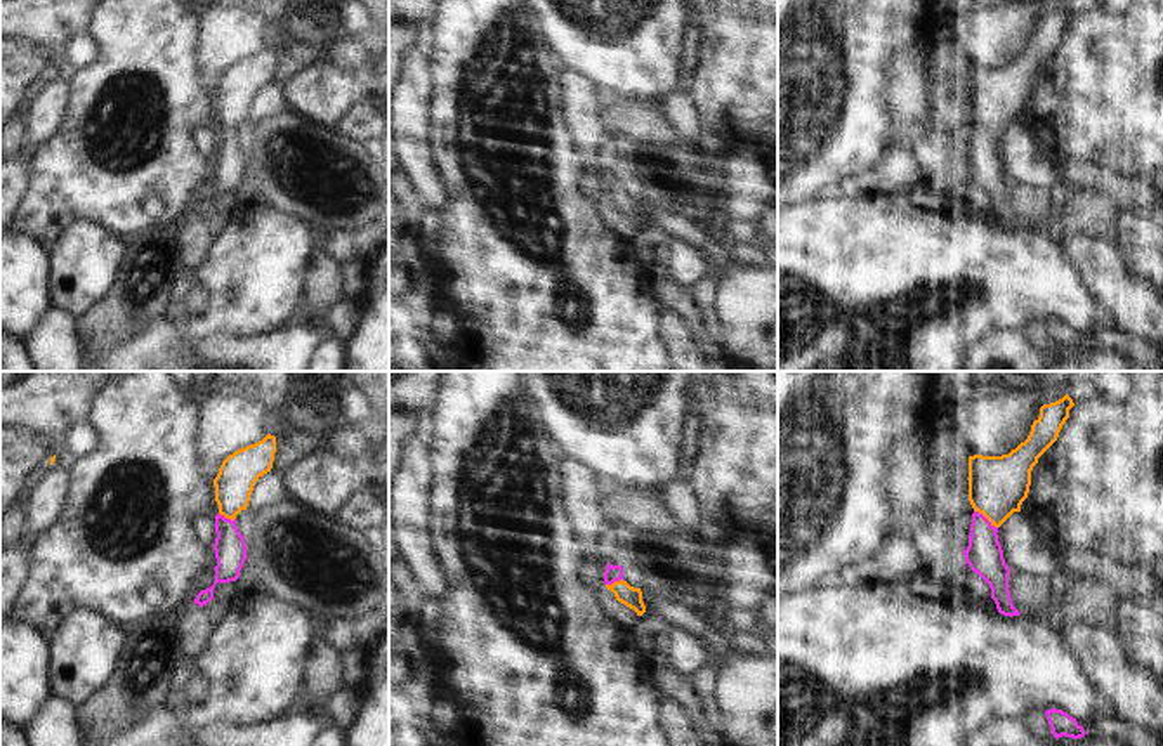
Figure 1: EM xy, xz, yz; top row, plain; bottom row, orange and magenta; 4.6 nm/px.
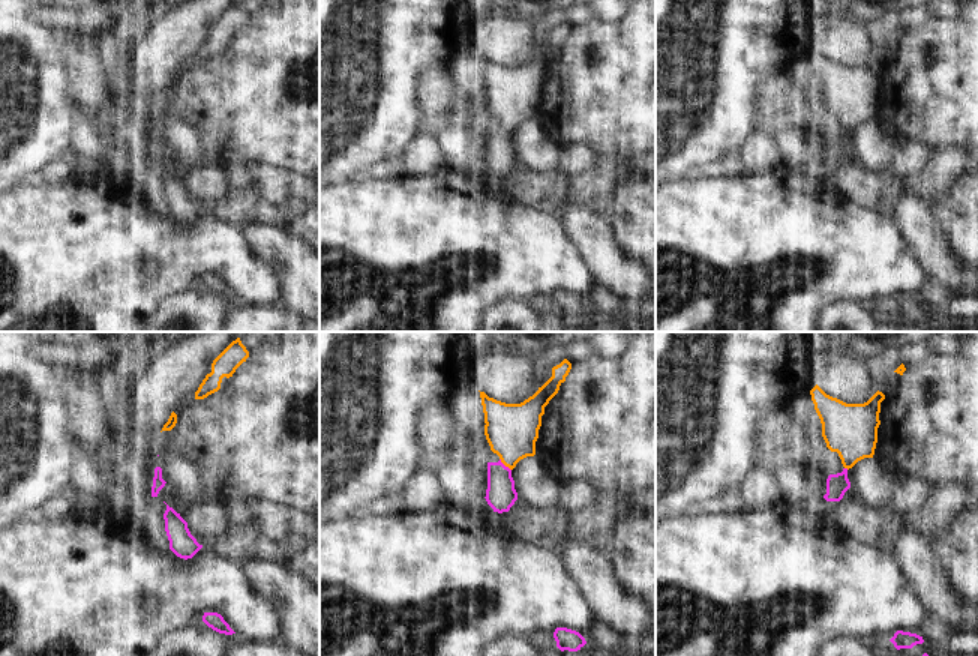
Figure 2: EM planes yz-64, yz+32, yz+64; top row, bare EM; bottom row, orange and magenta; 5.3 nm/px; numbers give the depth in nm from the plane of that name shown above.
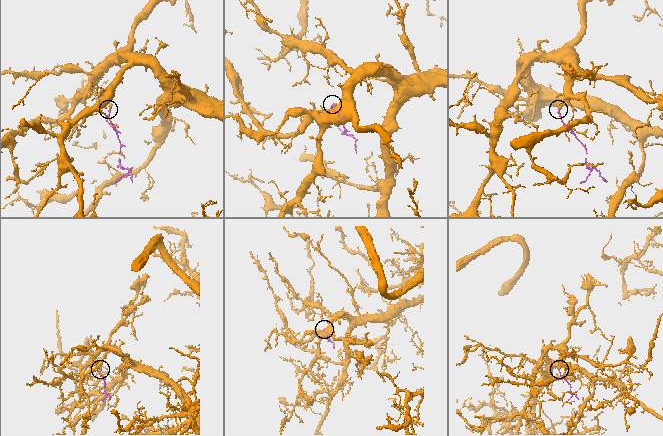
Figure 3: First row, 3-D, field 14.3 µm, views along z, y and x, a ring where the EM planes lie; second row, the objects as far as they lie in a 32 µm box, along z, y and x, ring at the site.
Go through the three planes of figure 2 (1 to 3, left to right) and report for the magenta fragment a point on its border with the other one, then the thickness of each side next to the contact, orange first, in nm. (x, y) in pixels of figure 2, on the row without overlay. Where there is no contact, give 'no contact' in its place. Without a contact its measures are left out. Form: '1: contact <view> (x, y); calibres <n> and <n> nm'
1: no contact
2: contact yz+32 (504, 128); calibres 280 and 160 nm
3: contact yz+64 (846, 131); calibres 280 and 110 nm

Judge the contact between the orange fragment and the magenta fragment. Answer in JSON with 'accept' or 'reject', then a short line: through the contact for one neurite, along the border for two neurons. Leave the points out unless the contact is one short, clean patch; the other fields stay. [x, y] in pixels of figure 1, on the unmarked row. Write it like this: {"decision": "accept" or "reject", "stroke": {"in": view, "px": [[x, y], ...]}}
{"decision": "accept", "stroke": {"in": "yz", "px": [[997, 96], [993, 117], [986, 129], [985, 167]]}}

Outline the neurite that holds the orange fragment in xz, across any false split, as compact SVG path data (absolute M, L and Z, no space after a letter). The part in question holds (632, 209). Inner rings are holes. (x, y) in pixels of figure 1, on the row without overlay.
M608 175L608 179L604 182L604 196L608 201L611 201L614 205L618 213L634 220L637 224L637 227L642 227L646 224L641 200L634 200L623 191L621 177Z

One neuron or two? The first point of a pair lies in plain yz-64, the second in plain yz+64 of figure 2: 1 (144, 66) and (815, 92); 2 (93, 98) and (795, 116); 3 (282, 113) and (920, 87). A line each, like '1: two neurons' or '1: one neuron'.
1: two neurons
2: one neuron
3: one neuron

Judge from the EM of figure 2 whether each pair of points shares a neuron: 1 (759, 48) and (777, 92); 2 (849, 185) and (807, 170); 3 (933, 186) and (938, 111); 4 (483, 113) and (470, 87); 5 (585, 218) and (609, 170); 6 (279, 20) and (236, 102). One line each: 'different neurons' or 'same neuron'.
1: different neurons
2: same neuron
3: different neurons
4: same neuron
5: different neurons
6: same neuron

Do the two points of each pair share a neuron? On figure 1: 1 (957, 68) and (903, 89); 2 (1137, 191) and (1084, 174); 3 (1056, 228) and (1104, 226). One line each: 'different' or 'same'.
1: different
2: same
3: same

